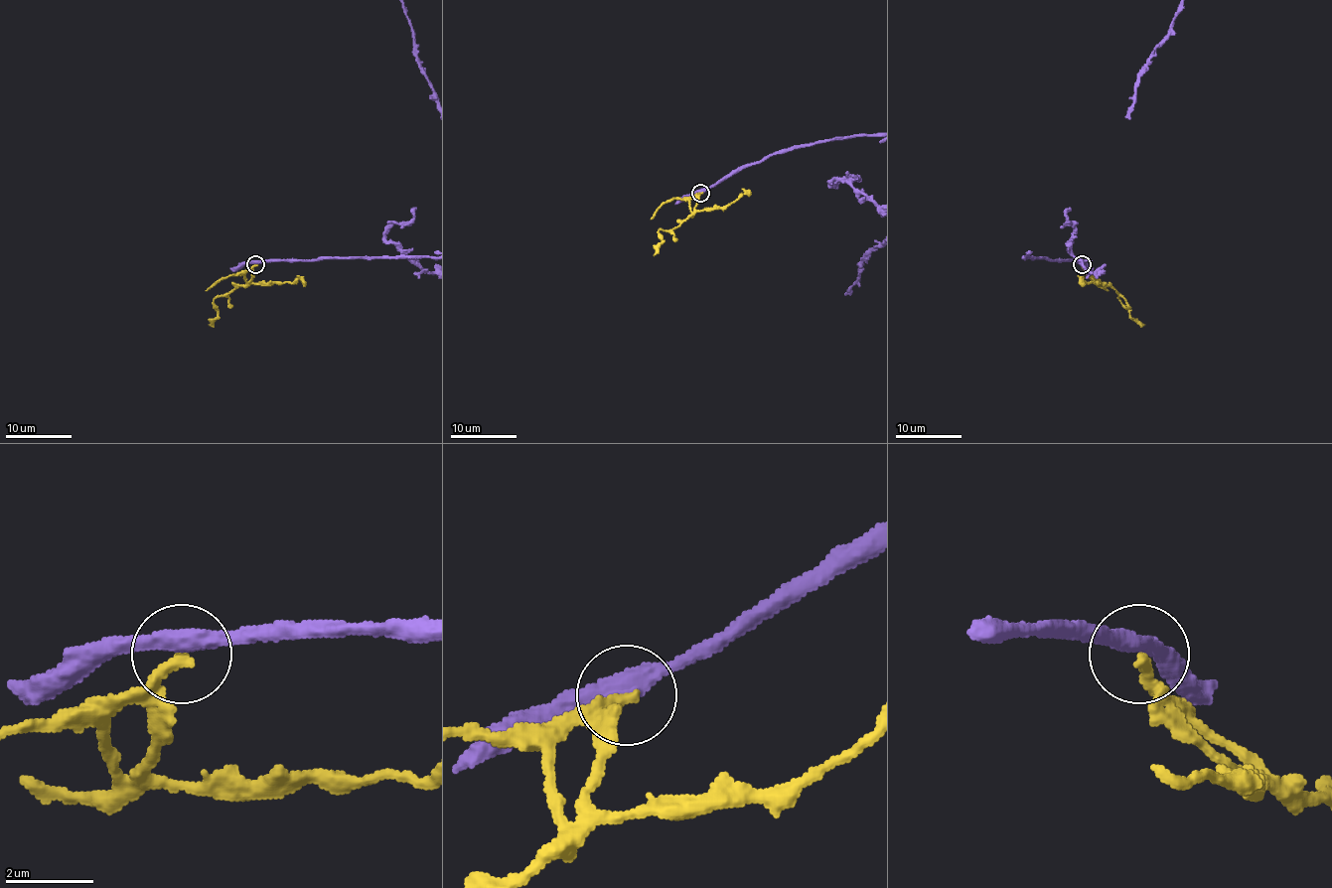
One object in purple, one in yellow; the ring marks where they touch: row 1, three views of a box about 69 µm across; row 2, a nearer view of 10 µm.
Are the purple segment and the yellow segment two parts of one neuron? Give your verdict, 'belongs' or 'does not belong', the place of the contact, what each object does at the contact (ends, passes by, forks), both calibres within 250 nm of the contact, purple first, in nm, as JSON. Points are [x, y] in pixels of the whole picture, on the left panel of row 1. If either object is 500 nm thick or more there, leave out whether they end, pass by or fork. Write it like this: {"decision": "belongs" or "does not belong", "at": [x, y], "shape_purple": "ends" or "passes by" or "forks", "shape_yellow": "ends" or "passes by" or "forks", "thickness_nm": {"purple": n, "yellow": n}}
{"decision": "does not belong", "at": [255, 264], "shape_purple": "passes by", "shape_yellow": "ends", "thickness_nm": {"purple": 440, "yellow": 280}}

